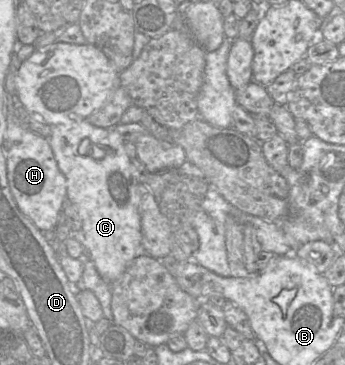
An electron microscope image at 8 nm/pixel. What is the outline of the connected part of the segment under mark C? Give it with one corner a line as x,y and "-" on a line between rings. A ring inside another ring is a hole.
72,114
72,120
80,121
70,125
51,126
52,132
49,144
60,171
66,178
67,202
77,209
81,221
82,231
86,239
87,253
94,263
100,276
108,283
114,282
125,271
126,267
139,255
147,254
142,248
141,216
139,212
139,180
138,173
126,152
123,137
114,128
96,127
-
83,140
88,140
94,149
109,148
102,158
90,154
80,155
79,146

